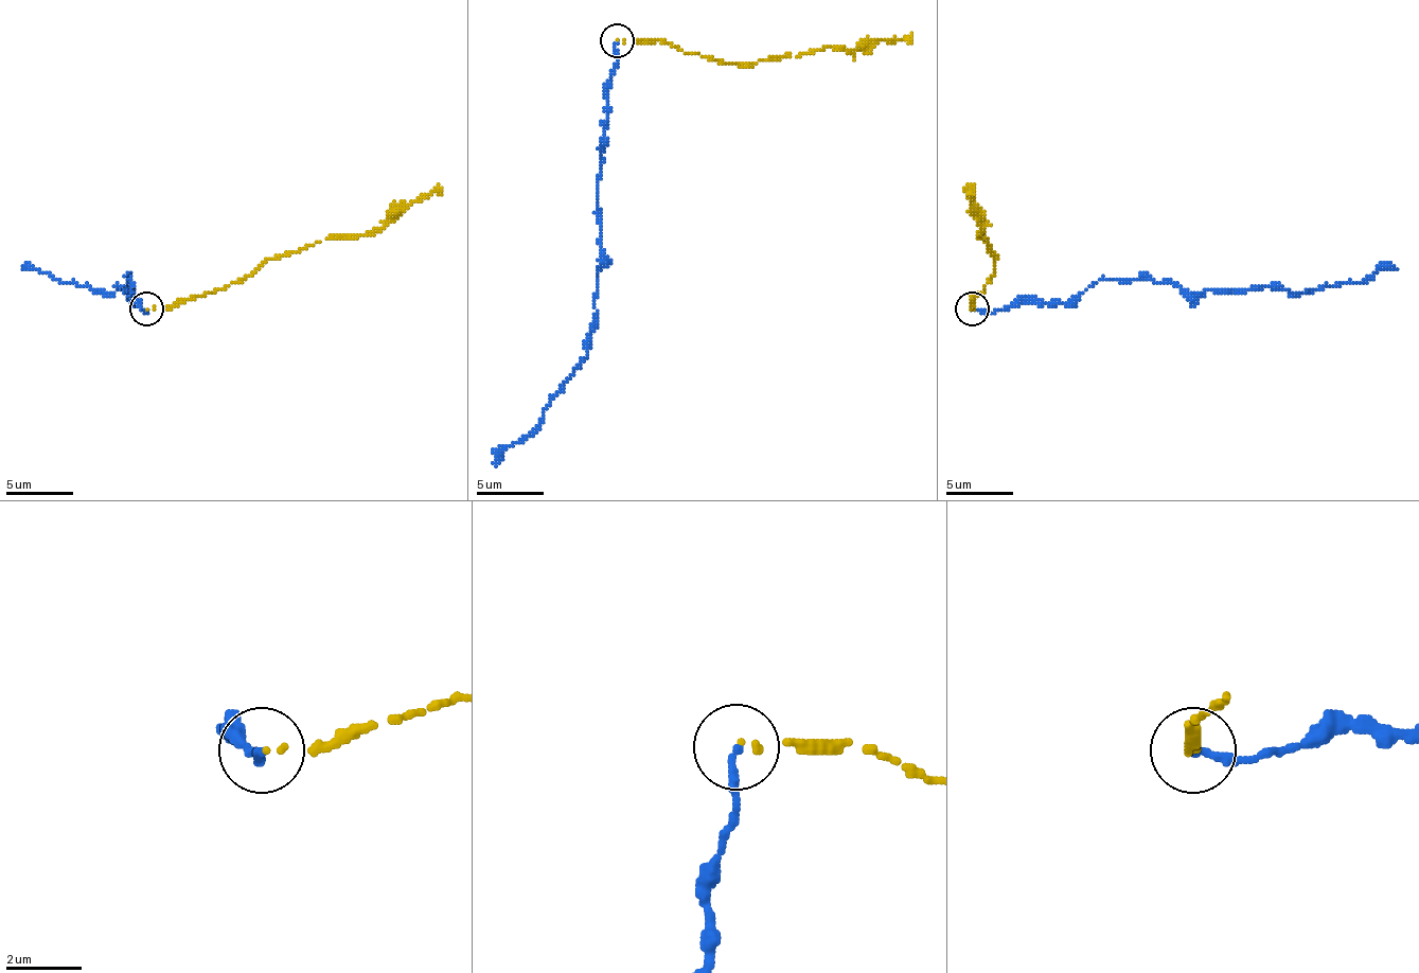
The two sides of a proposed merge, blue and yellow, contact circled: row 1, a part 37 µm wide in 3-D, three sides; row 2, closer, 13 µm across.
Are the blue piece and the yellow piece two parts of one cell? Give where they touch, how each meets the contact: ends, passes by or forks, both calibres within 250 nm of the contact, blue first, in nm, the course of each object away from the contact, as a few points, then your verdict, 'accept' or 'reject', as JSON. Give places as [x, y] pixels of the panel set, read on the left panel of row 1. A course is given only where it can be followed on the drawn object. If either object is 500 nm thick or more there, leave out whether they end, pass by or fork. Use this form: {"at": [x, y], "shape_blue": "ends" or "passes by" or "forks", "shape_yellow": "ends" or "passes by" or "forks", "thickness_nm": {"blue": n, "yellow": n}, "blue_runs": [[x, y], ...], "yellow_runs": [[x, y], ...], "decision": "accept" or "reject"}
{"at": [146, 308], "shape_blue": "ends", "shape_yellow": "ends", "thickness_nm": {"blue": 200, "yellow": 100}, "blue_runs": [[147, 310], [134, 303], [127, 279], [130, 293], [96, 293], [25, 269]], "yellow_runs": [[147, 310], [195, 299], [215, 289], [242, 282], [269, 259], [326, 239], [374, 235], [397, 215], [442, 188]], "decision": "reject"}

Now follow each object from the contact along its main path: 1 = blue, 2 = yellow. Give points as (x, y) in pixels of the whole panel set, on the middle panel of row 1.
1: (617, 39), (597, 181), (597, 324), (587, 357), (543, 419), (506, 449), (496, 466)
2: (617, 39), (664, 39), (685, 53), (739, 64), (844, 47), (868, 50), (911, 33)

